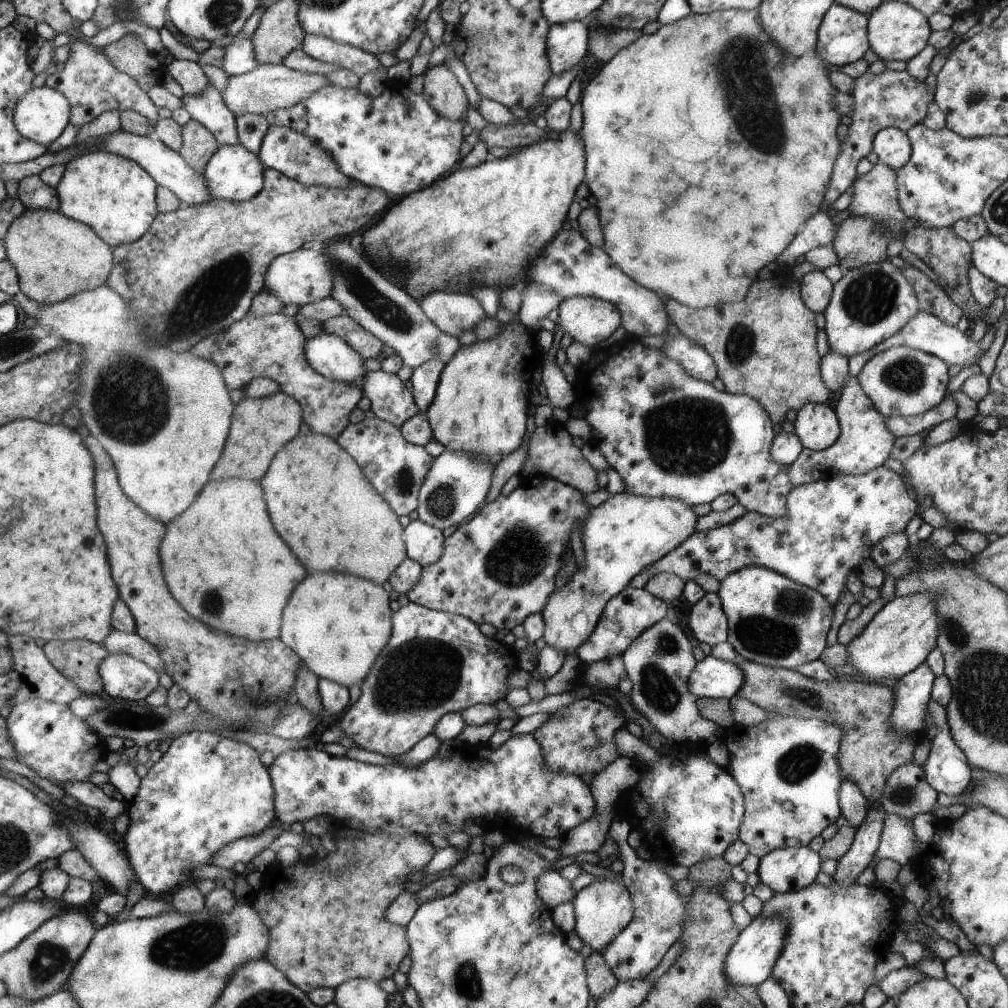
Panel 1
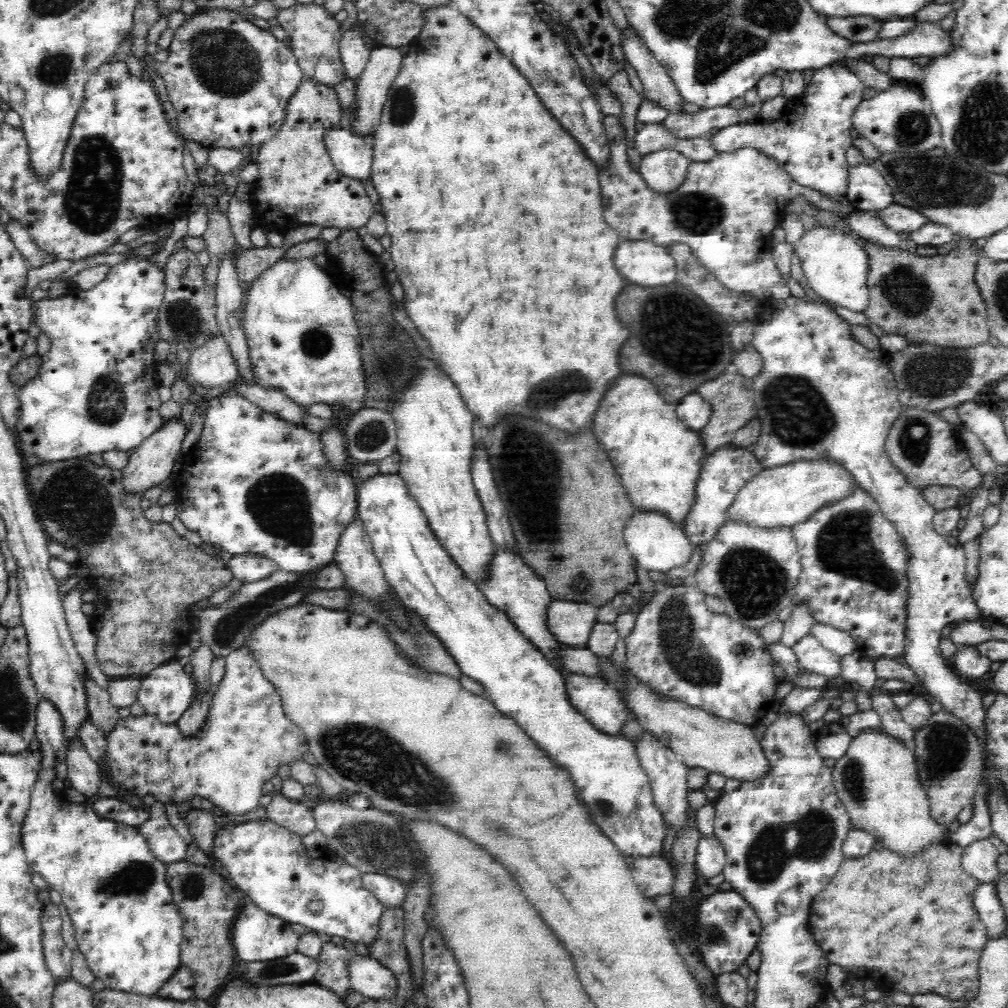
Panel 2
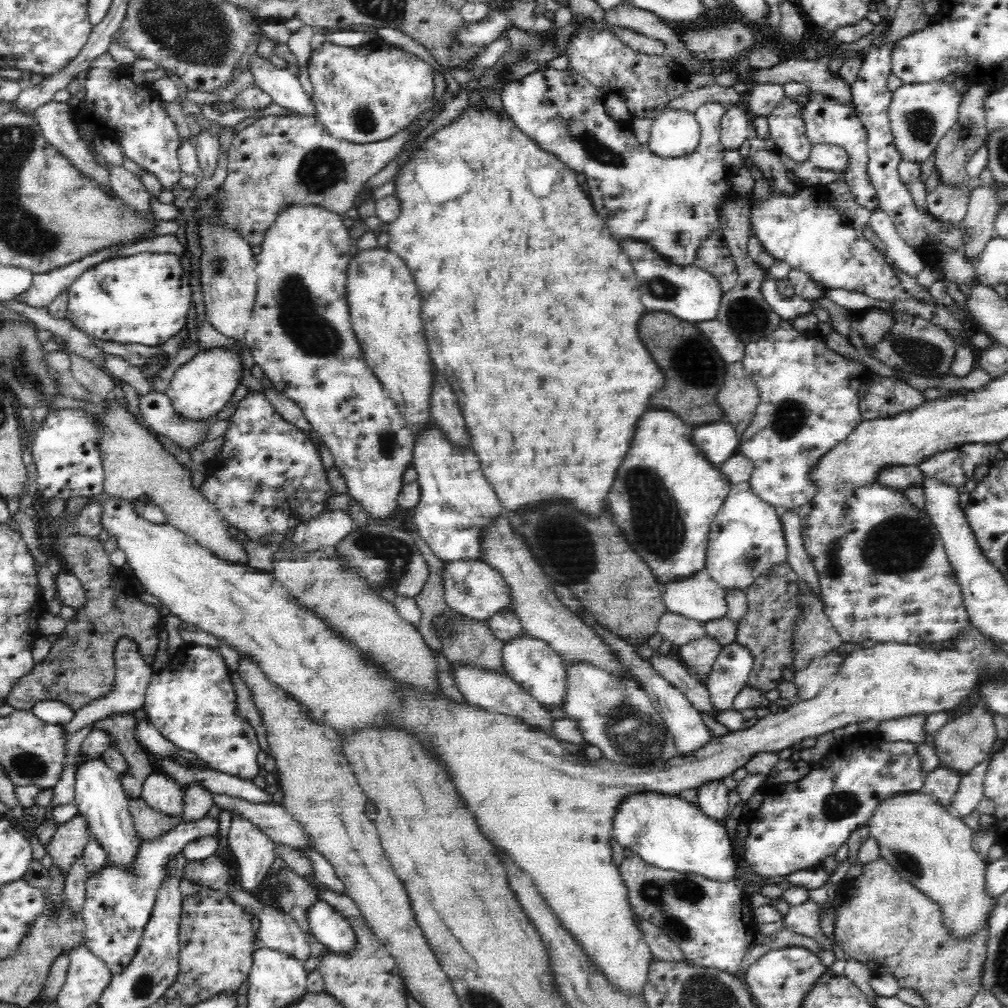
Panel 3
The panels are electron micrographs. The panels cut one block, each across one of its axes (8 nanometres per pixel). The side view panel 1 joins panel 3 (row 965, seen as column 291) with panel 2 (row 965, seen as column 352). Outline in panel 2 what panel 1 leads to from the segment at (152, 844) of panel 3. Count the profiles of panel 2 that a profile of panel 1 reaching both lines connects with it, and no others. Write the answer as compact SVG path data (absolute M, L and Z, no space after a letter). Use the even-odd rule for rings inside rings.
M40 699L36 711L36 726L35 738L40 746L40 757L43 758L43 767L36 780L34 788L32 788L31 798L29 802L29 810L27 811L24 824L21 829L21 844L24 847L24 852L33 872L41 874L48 887L60 893L62 904L70 916L72 926L74 927L74 936L77 942L77 949L84 955L86 964L92 970L95 978L100 978L102 984L106 988L116 989L120 992L131 992L140 996L156 996L157 992L172 978L173 973L181 964L181 944L183 939L183 920L178 912L177 906L172 902L172 892L167 884L167 867L163 862L160 862L148 849L146 839L138 833L136 827L130 827L124 824L118 824L112 820L105 820L103 817L98 817L90 804L82 805L80 803L72 803L72 800L65 798L65 792L56 792L53 781L58 778L56 775L56 764L60 758L60 752L66 748L64 740L64 721L61 718L61 713L53 706L49 700Z

